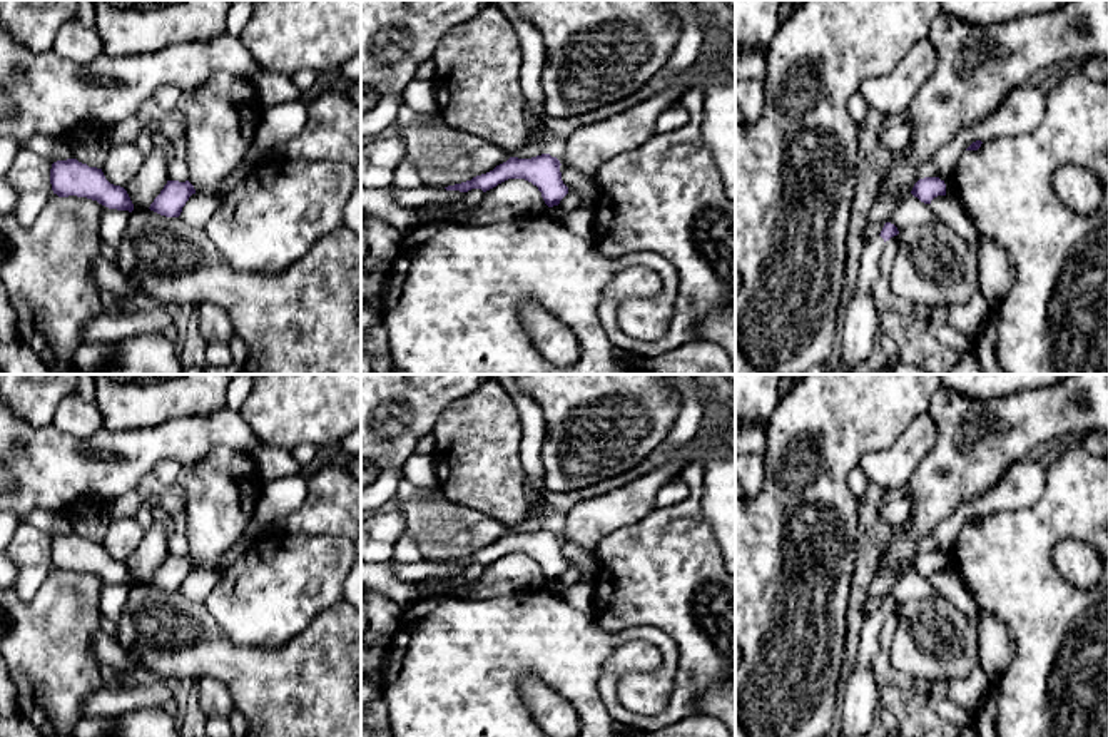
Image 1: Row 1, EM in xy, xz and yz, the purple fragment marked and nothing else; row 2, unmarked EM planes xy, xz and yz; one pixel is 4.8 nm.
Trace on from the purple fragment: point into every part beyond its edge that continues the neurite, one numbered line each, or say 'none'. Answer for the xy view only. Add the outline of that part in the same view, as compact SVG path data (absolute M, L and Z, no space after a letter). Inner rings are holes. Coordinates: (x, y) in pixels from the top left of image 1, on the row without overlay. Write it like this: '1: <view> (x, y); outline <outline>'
none

